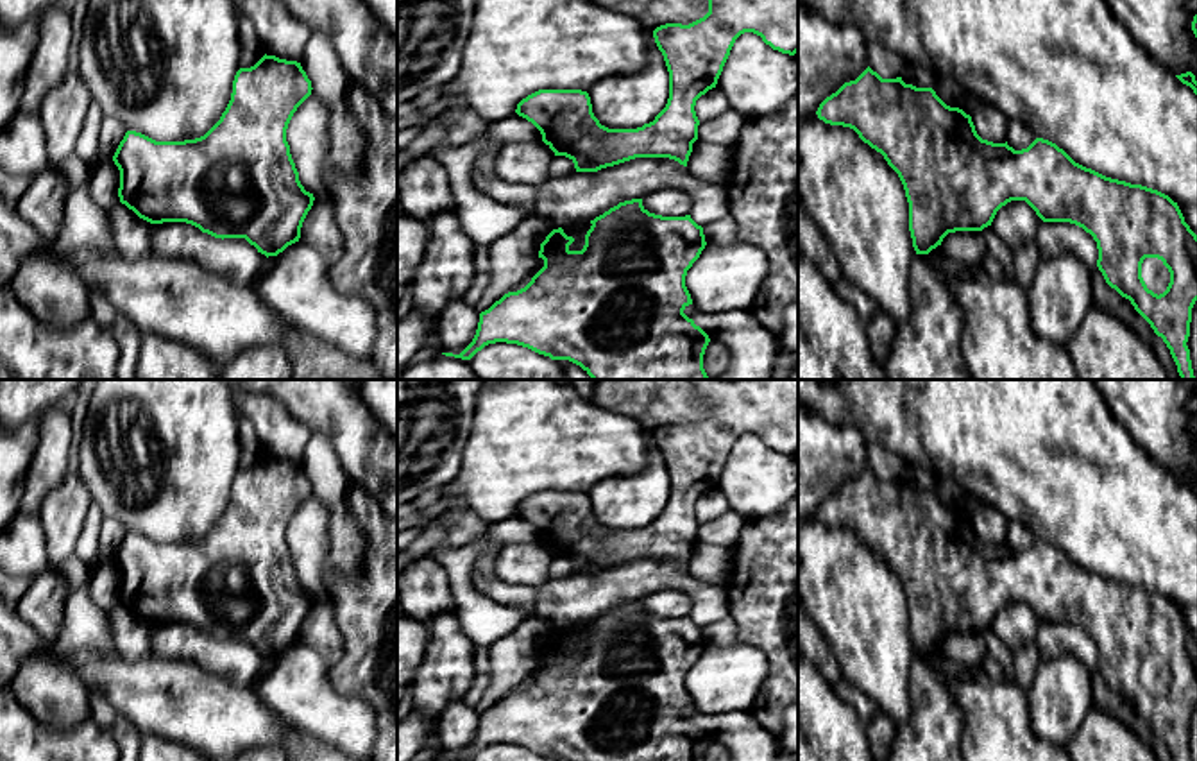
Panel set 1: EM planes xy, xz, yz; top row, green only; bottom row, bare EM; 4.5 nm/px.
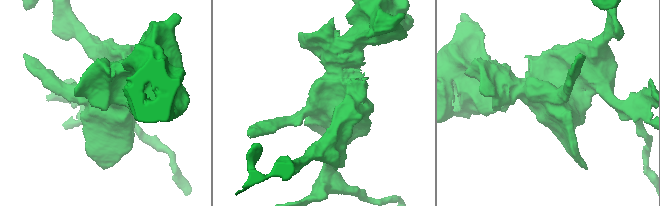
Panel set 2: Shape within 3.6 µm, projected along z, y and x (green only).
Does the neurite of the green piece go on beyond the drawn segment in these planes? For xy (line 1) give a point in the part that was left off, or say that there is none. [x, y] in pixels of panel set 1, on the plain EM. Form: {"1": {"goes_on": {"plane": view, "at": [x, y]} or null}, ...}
{"1": {"goes_on": null}}

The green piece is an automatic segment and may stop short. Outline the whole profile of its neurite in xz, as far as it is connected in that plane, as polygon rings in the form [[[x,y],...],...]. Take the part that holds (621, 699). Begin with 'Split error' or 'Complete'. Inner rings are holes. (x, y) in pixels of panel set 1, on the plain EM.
Complete. [[[642,600],[619,603],[590,625],[582,652],[569,650],[574,639],[567,637],[562,628],[553,630],[540,645],[539,659],[544,661],[544,668],[531,682],[517,693],[505,695],[480,714],[476,736],[460,756],[442,756],[471,761],[485,747],[506,743],[551,761],[703,761],[710,740],[683,714],[692,705],[685,688],[687,671],[707,646],[703,628],[691,616],[649,614],[642,607]]]

